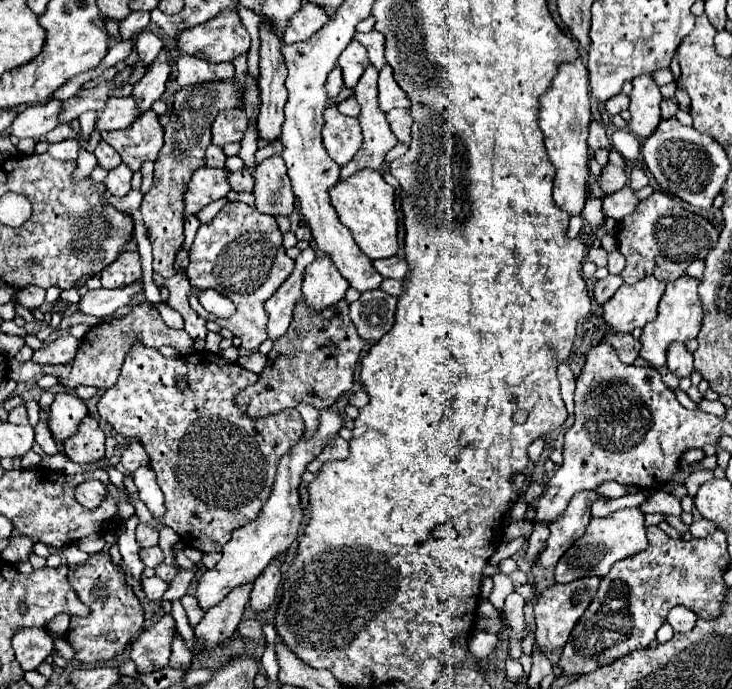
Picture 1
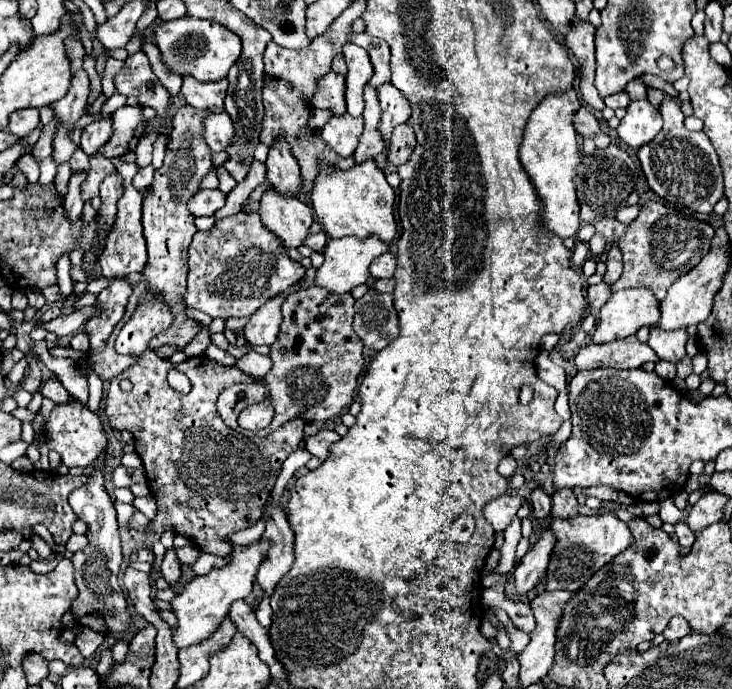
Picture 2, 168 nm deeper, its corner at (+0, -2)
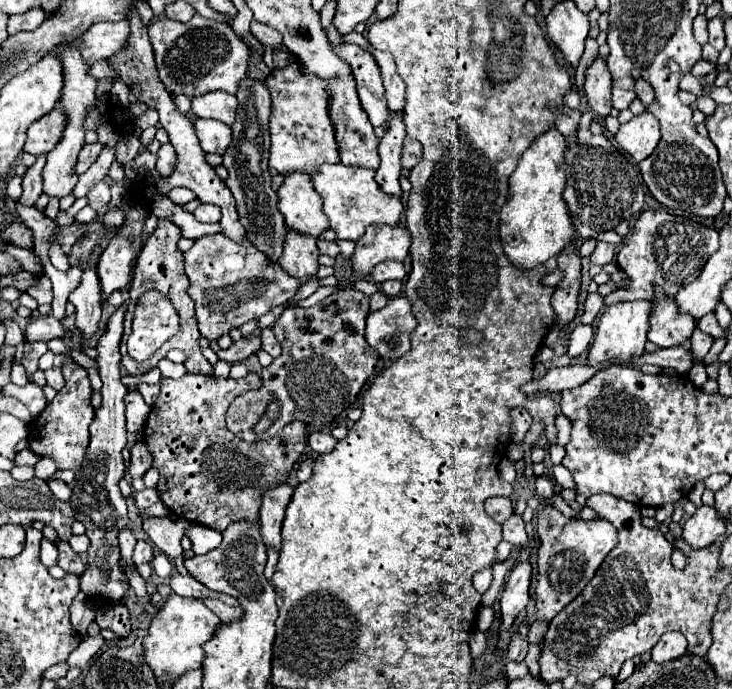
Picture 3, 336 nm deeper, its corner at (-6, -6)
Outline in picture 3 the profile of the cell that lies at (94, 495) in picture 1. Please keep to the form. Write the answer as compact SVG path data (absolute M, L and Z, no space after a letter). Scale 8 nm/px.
M120 307L108 321L106 333L98 341L98 365L102 377L102 407L96 411L96 417L90 425L90 445L86 449L86 459L72 483L70 505L78 521L84 523L86 535L90 537L88 549L88 569L80 577L80 591L90 599L104 599L106 603L120 603L122 595L128 591L128 579L122 573L118 559L118 533L128 525L126 501L118 489L118 481L124 475L122 449L126 447L126 417L124 417L124 395L126 387L120 383L120 339L124 333L122 327L124 309Z

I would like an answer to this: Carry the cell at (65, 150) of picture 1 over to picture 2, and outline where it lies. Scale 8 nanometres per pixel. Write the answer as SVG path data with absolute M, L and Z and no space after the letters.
M62 163L62 165L58 167L58 175L56 175L56 189L58 189L62 195L66 193L68 177L70 177L70 163Z

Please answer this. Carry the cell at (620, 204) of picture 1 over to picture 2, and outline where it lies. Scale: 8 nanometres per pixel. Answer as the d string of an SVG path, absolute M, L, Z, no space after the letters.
M604 215L604 219L598 219L598 221L596 221L596 231L606 237L608 247L614 243L614 239L620 239L626 229L628 229L628 225L626 225L626 223L620 223L620 221L618 221L616 217L612 217L612 215Z

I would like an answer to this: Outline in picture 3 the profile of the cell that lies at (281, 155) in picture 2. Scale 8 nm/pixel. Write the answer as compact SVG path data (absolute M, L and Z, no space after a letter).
M288 173L278 189L278 209L284 215L288 229L300 235L320 237L330 225L322 211L322 199L314 191L308 175Z

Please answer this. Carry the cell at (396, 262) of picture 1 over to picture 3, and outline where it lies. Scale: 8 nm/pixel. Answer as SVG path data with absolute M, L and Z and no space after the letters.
M384 261L384 263L378 263L378 267L374 267L374 271L370 273L372 281L376 281L378 285L388 281L388 279L404 279L406 271L404 271L404 265L400 261Z

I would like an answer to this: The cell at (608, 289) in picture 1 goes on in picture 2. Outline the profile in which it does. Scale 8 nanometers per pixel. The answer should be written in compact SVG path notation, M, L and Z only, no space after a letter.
M604 281L598 283L598 285L592 285L588 287L588 305L592 311L598 311L604 307L604 303L610 299L612 291L610 291L610 285L606 285Z

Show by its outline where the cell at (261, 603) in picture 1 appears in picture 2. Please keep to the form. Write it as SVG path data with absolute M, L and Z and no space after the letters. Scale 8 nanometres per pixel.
M266 507L264 517L266 531L262 539L270 539L272 547L268 551L268 559L264 559L258 569L256 581L262 587L264 595L272 595L276 583L290 571L294 563L294 533L282 507Z

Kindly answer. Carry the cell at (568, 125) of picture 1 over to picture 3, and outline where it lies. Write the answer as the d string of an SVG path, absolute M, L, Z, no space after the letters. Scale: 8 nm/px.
M556 129L546 131L536 137L534 143L524 151L516 171L508 179L510 197L500 209L500 237L504 255L520 271L530 271L546 263L576 237L570 213L562 199L562 191L566 185L564 151L564 135L560 135Z

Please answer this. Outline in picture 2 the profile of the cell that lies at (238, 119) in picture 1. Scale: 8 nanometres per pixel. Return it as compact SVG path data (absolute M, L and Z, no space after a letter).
M226 111L212 113L204 121L204 139L212 151L224 151L234 139L234 123Z

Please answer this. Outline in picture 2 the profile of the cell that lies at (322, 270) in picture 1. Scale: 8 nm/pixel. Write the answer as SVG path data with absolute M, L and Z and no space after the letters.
M342 237L342 239L330 239L322 251L324 263L316 269L316 287L324 287L332 293L350 293L352 287L358 287L366 283L368 279L368 265L374 257L388 251L388 245L382 243L378 237L368 237L366 241L360 241L356 237Z

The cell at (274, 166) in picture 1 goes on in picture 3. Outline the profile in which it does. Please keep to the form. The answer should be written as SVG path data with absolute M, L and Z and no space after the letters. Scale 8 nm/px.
M288 231L286 247L280 257L280 267L296 277L300 283L306 283L318 275L318 247L316 239L308 235L300 235L296 231Z

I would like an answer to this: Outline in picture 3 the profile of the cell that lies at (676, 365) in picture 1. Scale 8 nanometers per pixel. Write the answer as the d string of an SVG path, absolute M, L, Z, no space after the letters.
M662 291L654 293L652 313L650 313L650 331L648 339L658 347L676 347L682 341L690 339L694 331L694 317L682 315L678 311L676 299L670 295L662 295Z

